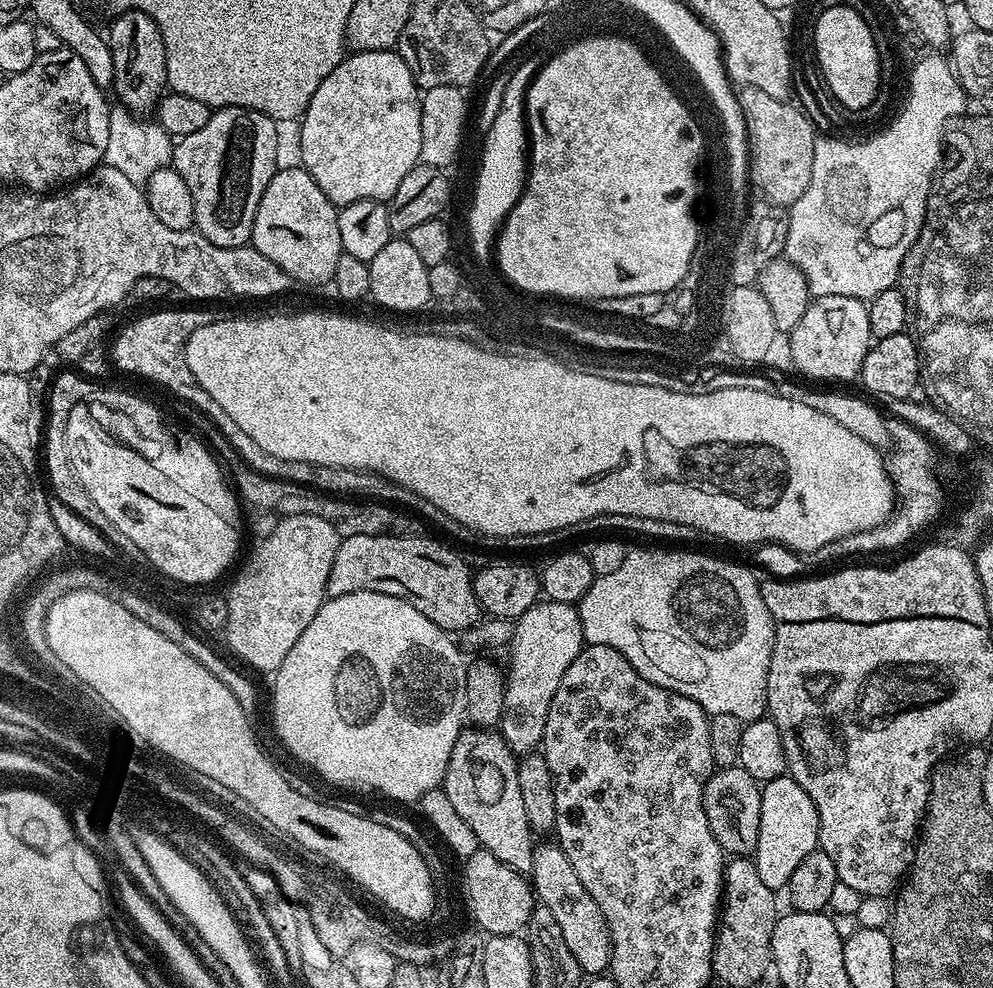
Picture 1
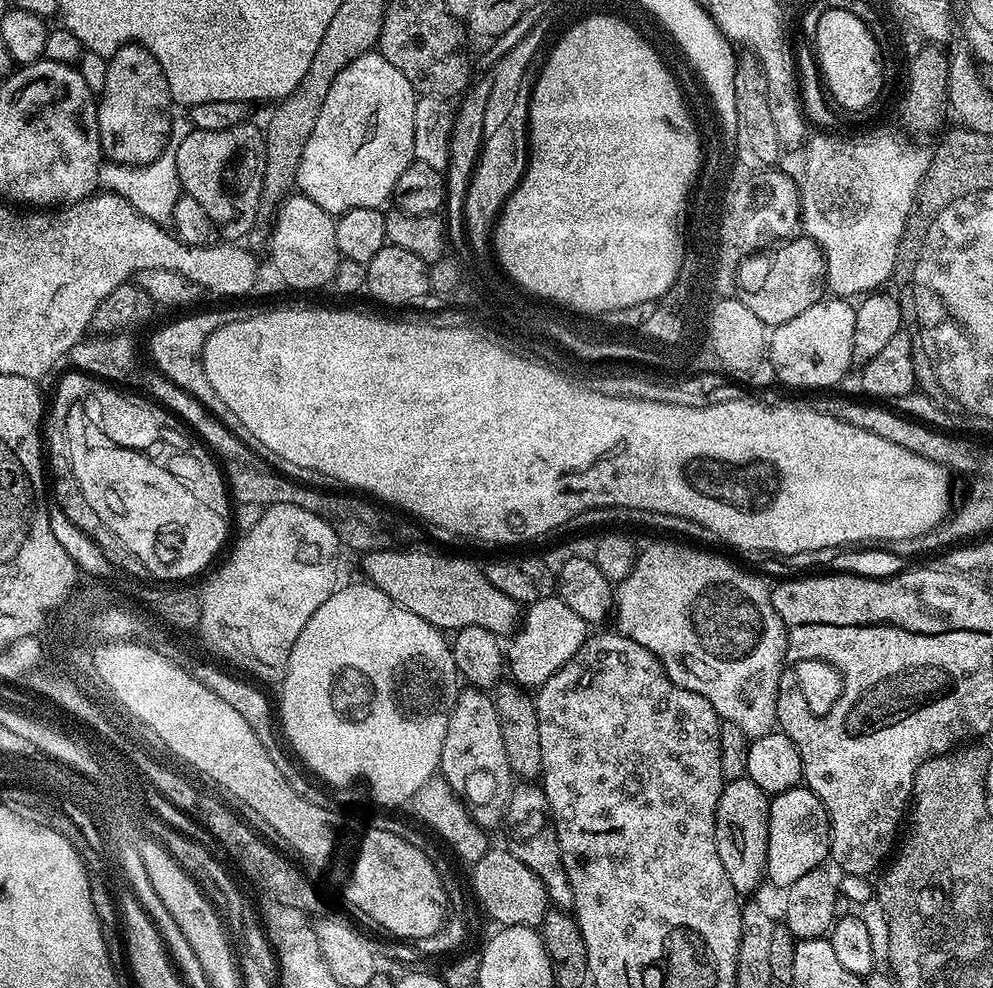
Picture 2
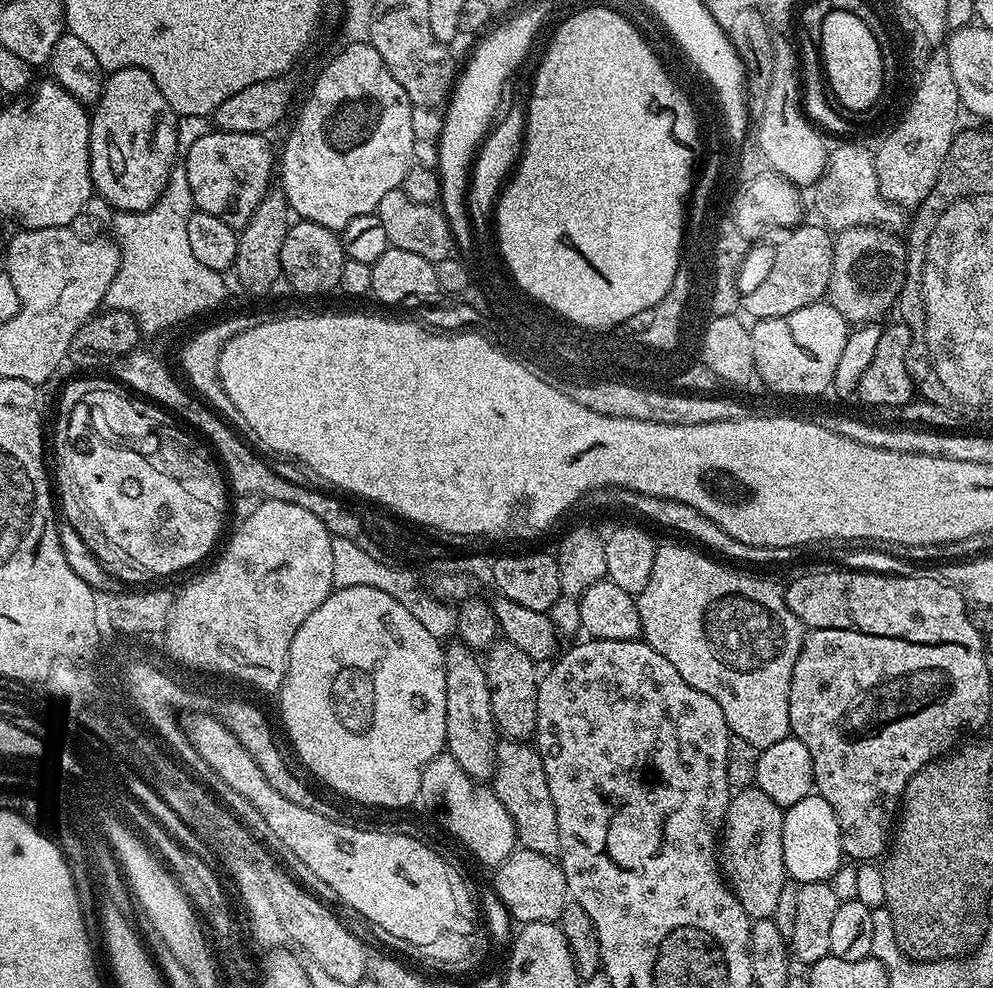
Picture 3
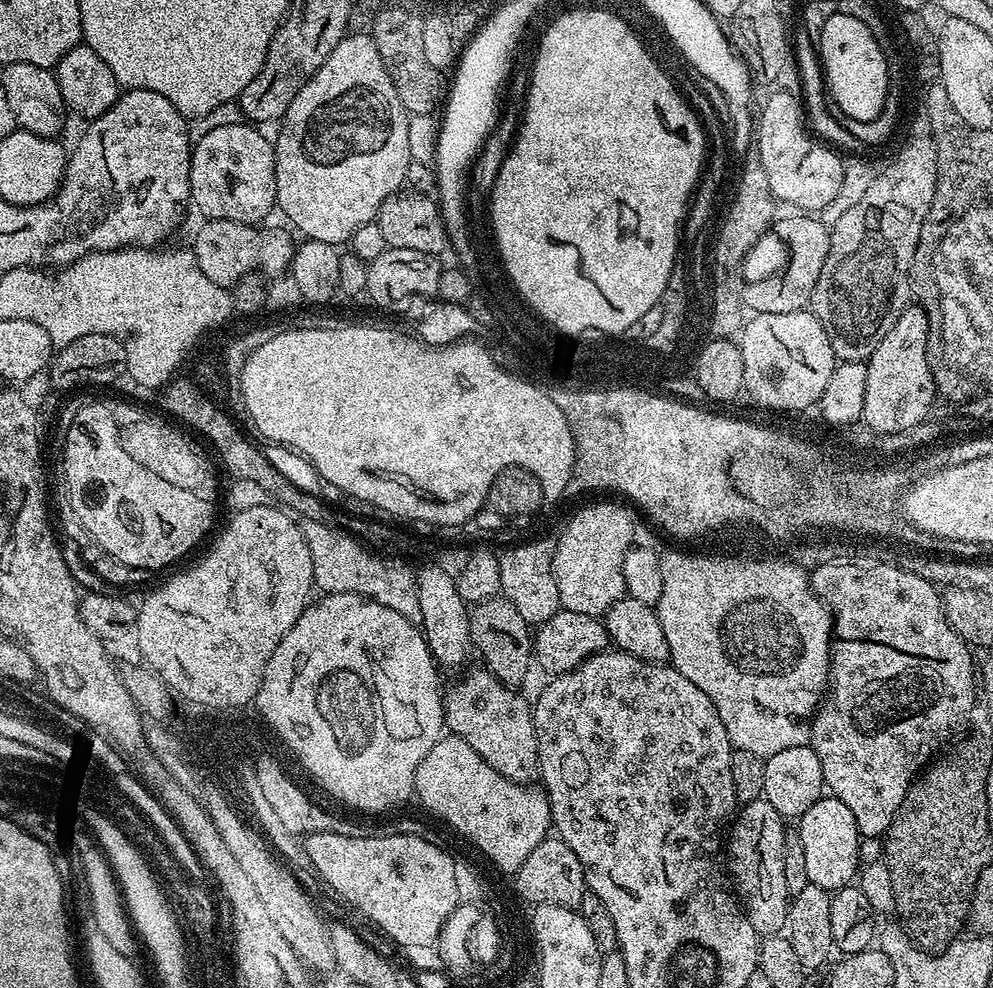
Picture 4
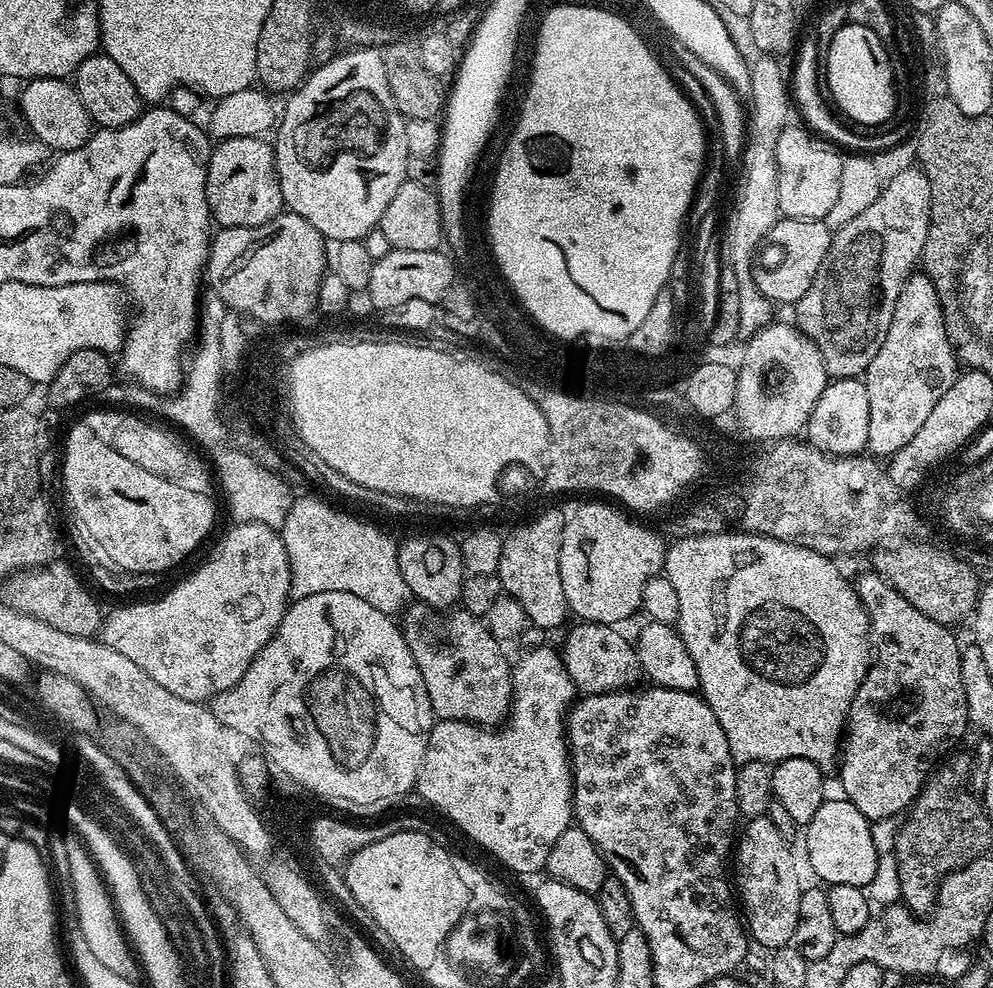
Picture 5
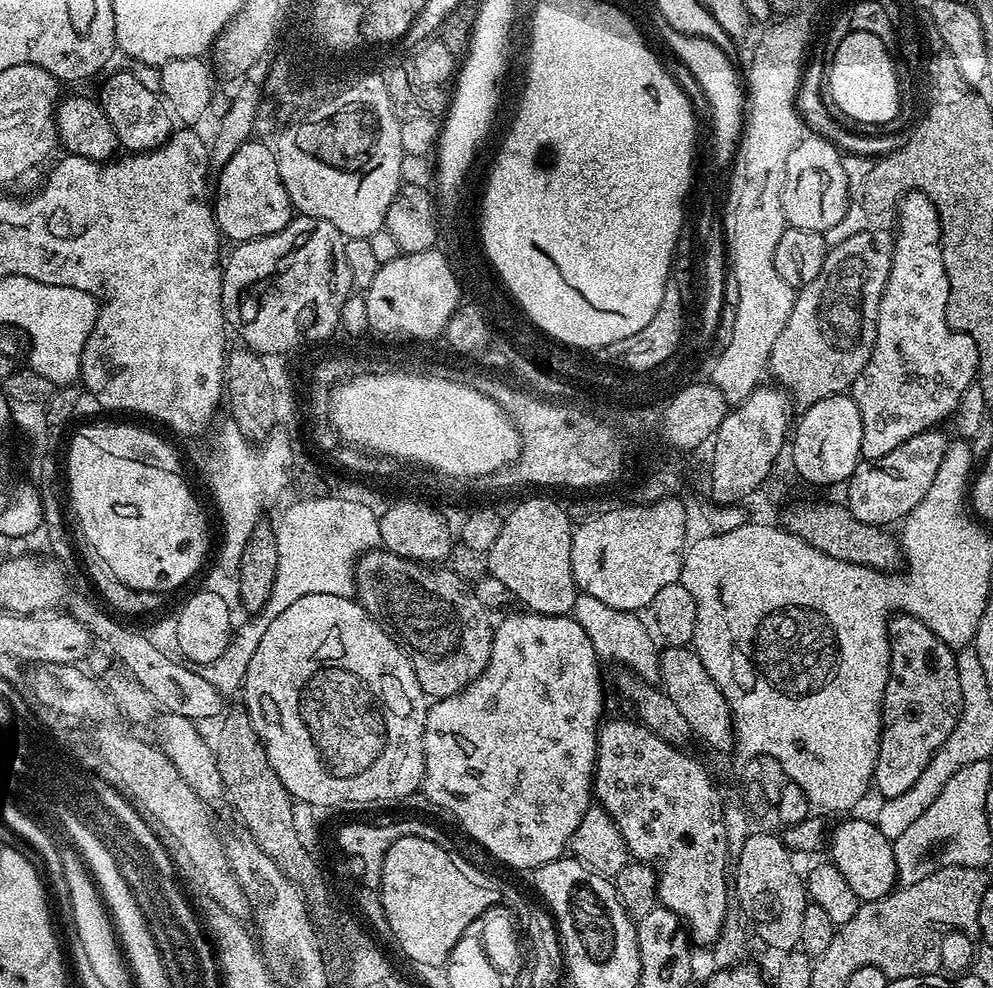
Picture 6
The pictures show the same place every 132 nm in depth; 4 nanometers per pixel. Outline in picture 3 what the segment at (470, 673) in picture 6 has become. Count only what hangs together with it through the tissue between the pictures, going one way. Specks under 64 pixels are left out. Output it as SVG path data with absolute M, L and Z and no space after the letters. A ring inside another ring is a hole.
M513 739L497 743L496 775L490 787L502 806L506 806L514 822L519 847L534 850L543 856L559 857L558 814L554 810L554 798L550 798L550 786L546 782L542 758L531 743Z

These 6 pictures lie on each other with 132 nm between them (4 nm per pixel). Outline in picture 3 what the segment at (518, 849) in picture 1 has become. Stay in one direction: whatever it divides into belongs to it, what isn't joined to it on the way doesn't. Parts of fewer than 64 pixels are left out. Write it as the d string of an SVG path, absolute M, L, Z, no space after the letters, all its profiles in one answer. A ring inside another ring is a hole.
M452 642L444 649L446 670L446 745L447 755L453 756L477 782L488 782L496 775L496 745L498 729L491 712L490 689L481 657L473 649Z

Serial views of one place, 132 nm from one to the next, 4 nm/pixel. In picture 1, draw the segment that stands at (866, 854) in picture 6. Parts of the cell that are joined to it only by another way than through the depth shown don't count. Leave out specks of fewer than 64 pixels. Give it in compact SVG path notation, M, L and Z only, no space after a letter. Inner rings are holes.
M787 774L767 781L761 787L762 818L758 826L758 846L754 863L766 886L774 890L787 889L790 874L798 870L806 854L817 851L820 842L818 810L806 790L793 776Z

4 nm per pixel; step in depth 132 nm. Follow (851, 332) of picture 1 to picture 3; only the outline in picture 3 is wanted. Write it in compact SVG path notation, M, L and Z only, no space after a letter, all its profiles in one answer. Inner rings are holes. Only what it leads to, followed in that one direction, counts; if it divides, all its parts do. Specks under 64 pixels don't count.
M817 302L810 306L802 306L802 310L794 310L794 314L786 314L778 318L756 320L751 325L754 342L755 375L772 392L781 392L784 396L820 396L832 387L834 370L838 366L838 358L846 346L846 338L850 331L847 320L834 310L827 302Z

